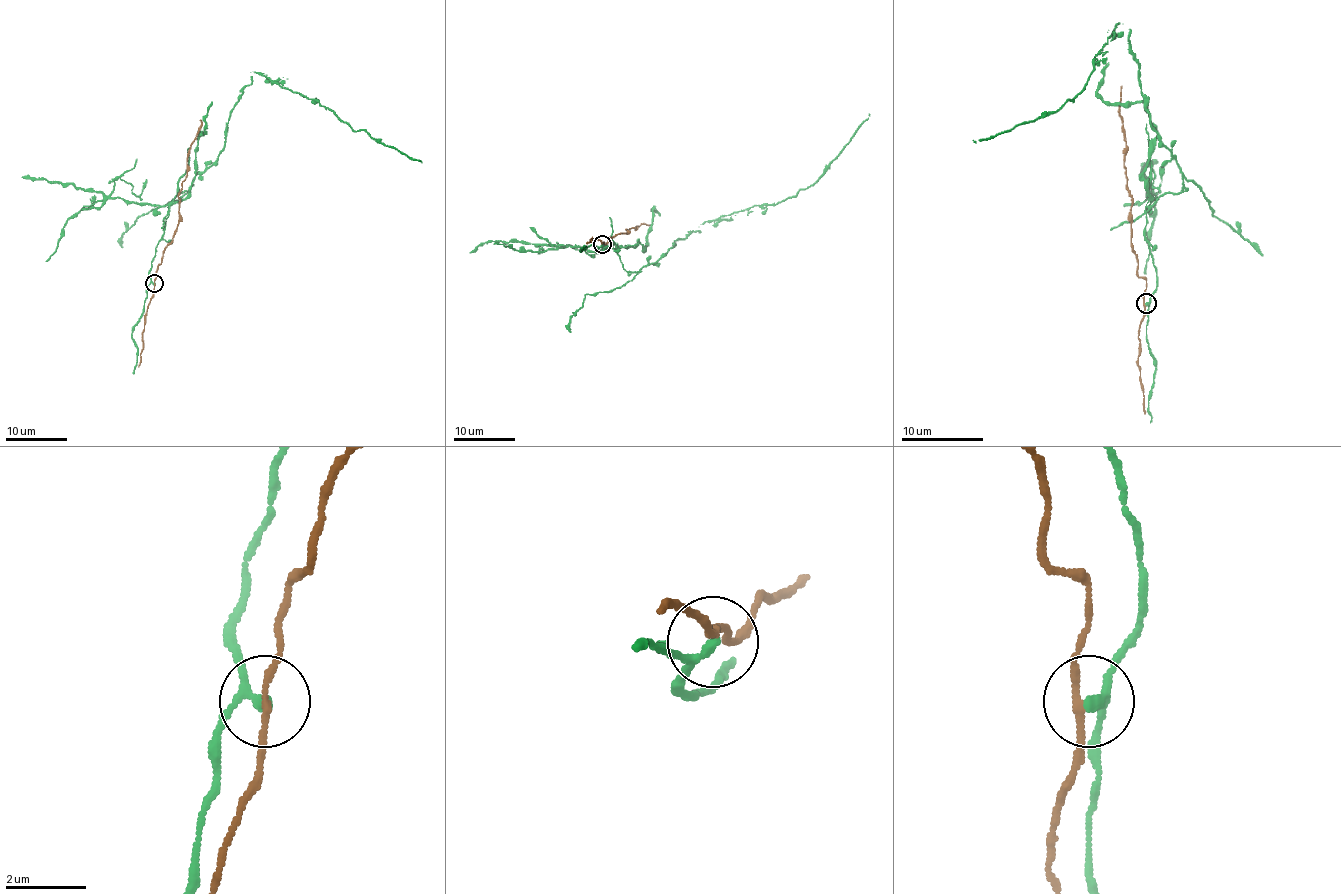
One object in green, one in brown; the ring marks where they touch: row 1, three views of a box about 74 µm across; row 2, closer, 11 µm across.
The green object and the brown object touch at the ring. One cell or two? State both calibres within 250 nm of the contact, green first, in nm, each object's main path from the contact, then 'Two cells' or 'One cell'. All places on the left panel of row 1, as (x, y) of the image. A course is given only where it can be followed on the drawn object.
Thickness 200 nm (green) against 160 nm. Course of green: (154, 283), (150, 268), (173, 200), (216, 160), (250, 72), (315, 98), (353, 129), (421, 160). Course of brown: (154, 283), (164, 251), (173, 238), (179, 220), (181, 183), (187, 174), (190, 144), (201, 124), (199, 120). Two cells

